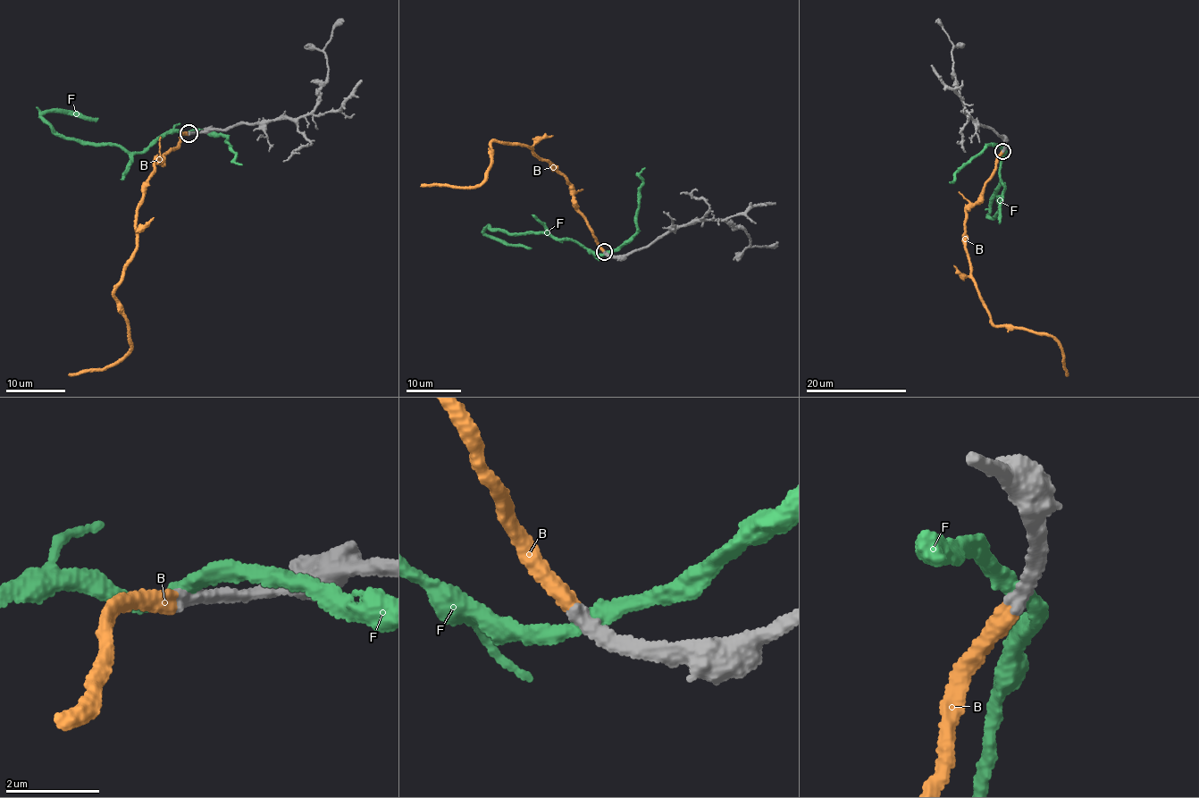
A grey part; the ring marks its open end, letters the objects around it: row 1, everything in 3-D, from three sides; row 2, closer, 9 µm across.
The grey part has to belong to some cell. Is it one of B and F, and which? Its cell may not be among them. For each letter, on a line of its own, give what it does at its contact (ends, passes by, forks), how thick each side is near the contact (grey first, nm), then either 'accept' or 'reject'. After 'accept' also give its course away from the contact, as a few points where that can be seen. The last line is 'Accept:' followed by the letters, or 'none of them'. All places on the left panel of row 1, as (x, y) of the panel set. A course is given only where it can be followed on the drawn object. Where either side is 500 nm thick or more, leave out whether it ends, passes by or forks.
B: it ends; calibres 300 and 360 nm; accept; course (188, 132), (155, 161), (138, 208), (135, 252), (113, 295), (130, 349), (117, 363), (69, 375)
F: it passes by; calibres 360 and 320 nm; reject
Accept: B

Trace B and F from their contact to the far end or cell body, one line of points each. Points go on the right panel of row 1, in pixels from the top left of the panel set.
B: (1002, 151), (983, 195), (967, 211), (971, 278), (990, 320), (1049, 335), (1060, 347), (1068, 375)
F: (1003, 149), (1001, 211), (995, 217), (988, 216), (1000, 183)

